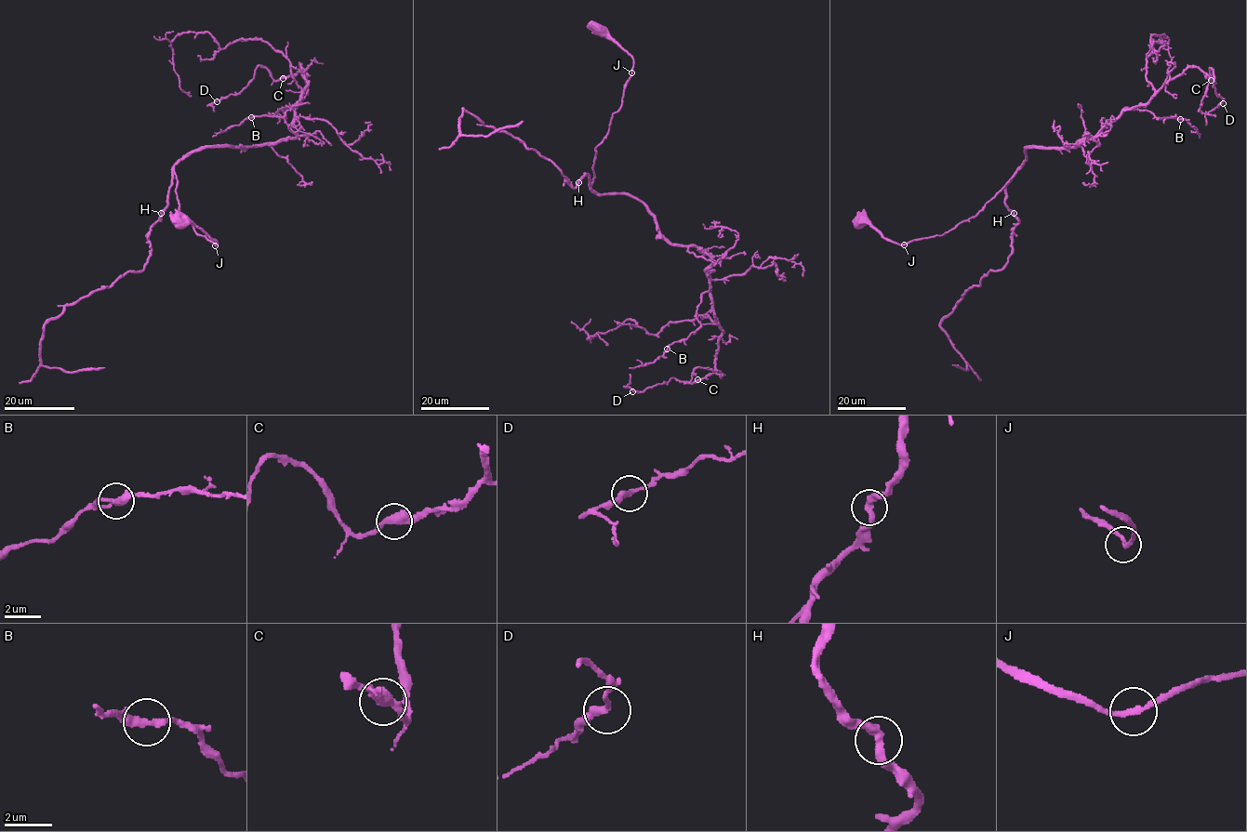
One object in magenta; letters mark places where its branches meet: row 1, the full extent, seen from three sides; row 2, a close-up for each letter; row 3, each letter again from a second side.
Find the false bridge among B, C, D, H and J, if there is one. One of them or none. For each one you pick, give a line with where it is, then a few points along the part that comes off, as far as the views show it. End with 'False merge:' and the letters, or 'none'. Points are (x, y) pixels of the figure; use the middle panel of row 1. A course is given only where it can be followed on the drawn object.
False merge: none

